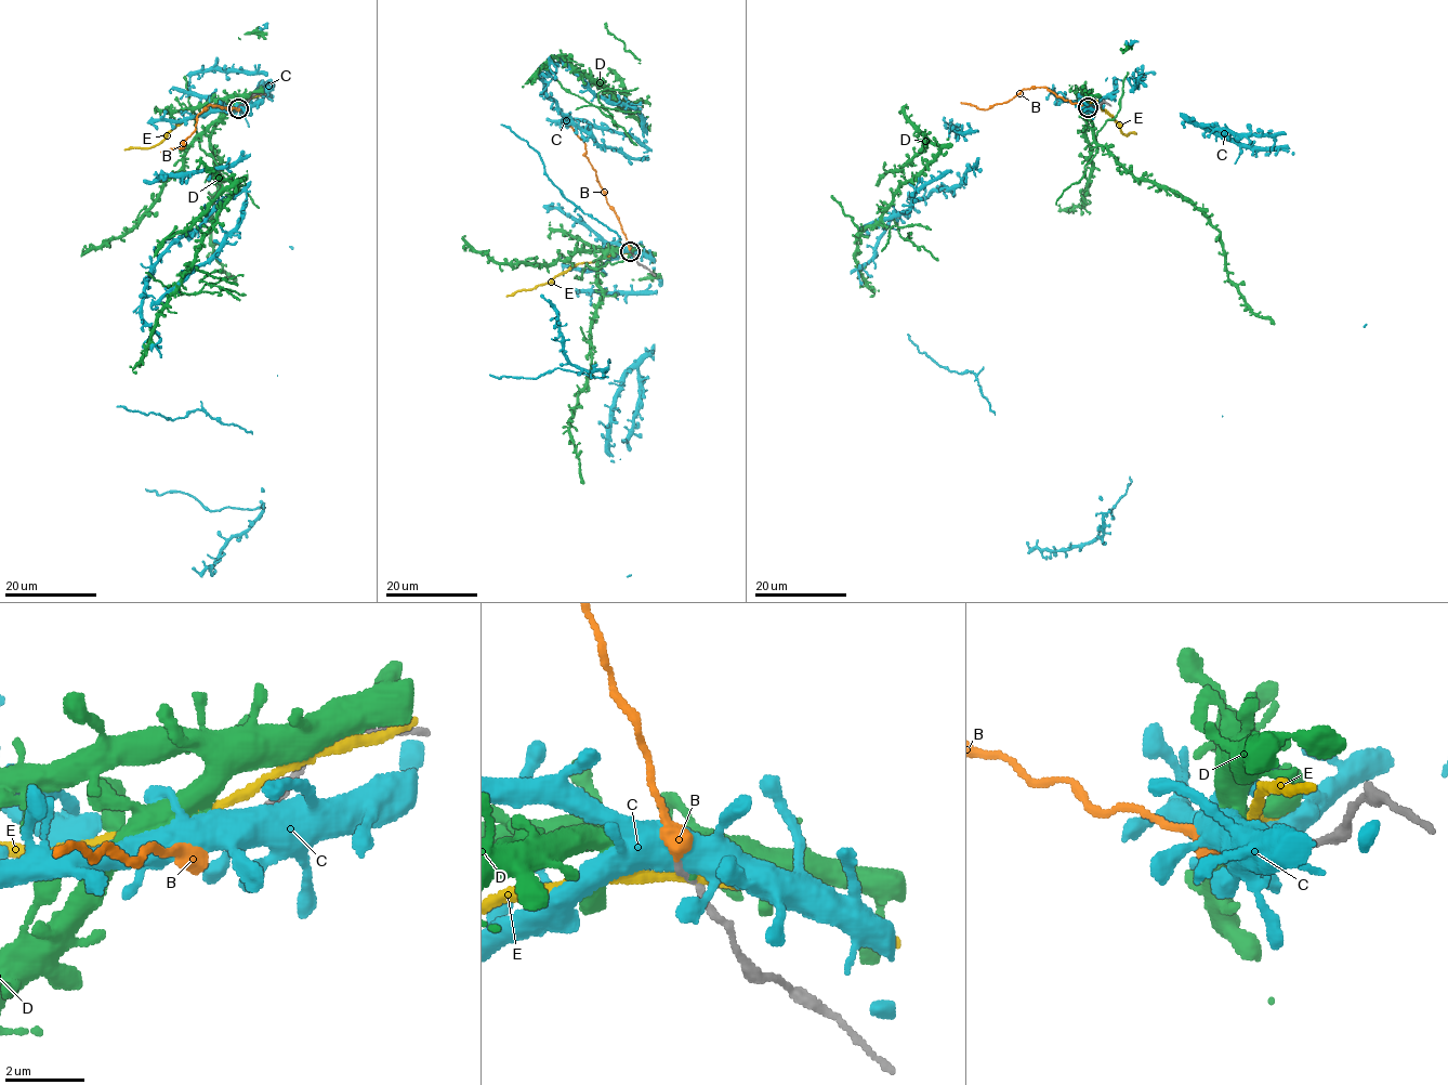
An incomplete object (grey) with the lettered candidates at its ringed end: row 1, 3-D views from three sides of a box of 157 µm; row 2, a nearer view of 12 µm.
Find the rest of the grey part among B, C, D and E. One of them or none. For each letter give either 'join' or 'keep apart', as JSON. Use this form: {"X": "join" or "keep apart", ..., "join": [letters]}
{"B": "join", "C": "keep apart", "D": "keep apart", "E": "keep apart", "join": ["B"]}

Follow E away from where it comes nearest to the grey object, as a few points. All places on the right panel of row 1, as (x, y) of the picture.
E: (1090, 105), (1096, 103), (1121, 132), (1136, 134)

